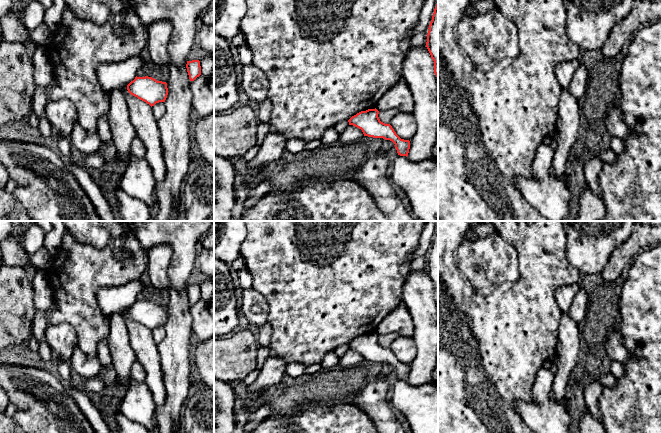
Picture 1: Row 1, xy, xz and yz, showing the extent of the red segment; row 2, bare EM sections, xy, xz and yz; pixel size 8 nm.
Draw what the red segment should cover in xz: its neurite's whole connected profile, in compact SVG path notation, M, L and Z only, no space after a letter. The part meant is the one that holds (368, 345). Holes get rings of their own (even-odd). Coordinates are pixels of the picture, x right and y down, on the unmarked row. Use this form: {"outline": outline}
{"outline": "M376 332L368 333L352 340L348 346L349 349L361 353L364 360L392 365L395 368L398 379L407 381L410 373L410 365L401 363L390 348L380 345L378 338L379 335Z"}

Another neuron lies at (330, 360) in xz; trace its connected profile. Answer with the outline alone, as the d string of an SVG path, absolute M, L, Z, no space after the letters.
M334 351L327 353L320 363L322 370L329 370L338 367L338 358Z

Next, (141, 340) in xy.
M127 310L120 314L125 320L129 333L129 343L135 353L136 360L145 371L145 383L152 393L156 407L160 407L165 403L166 389L161 370L161 358L152 331L131 319Z

